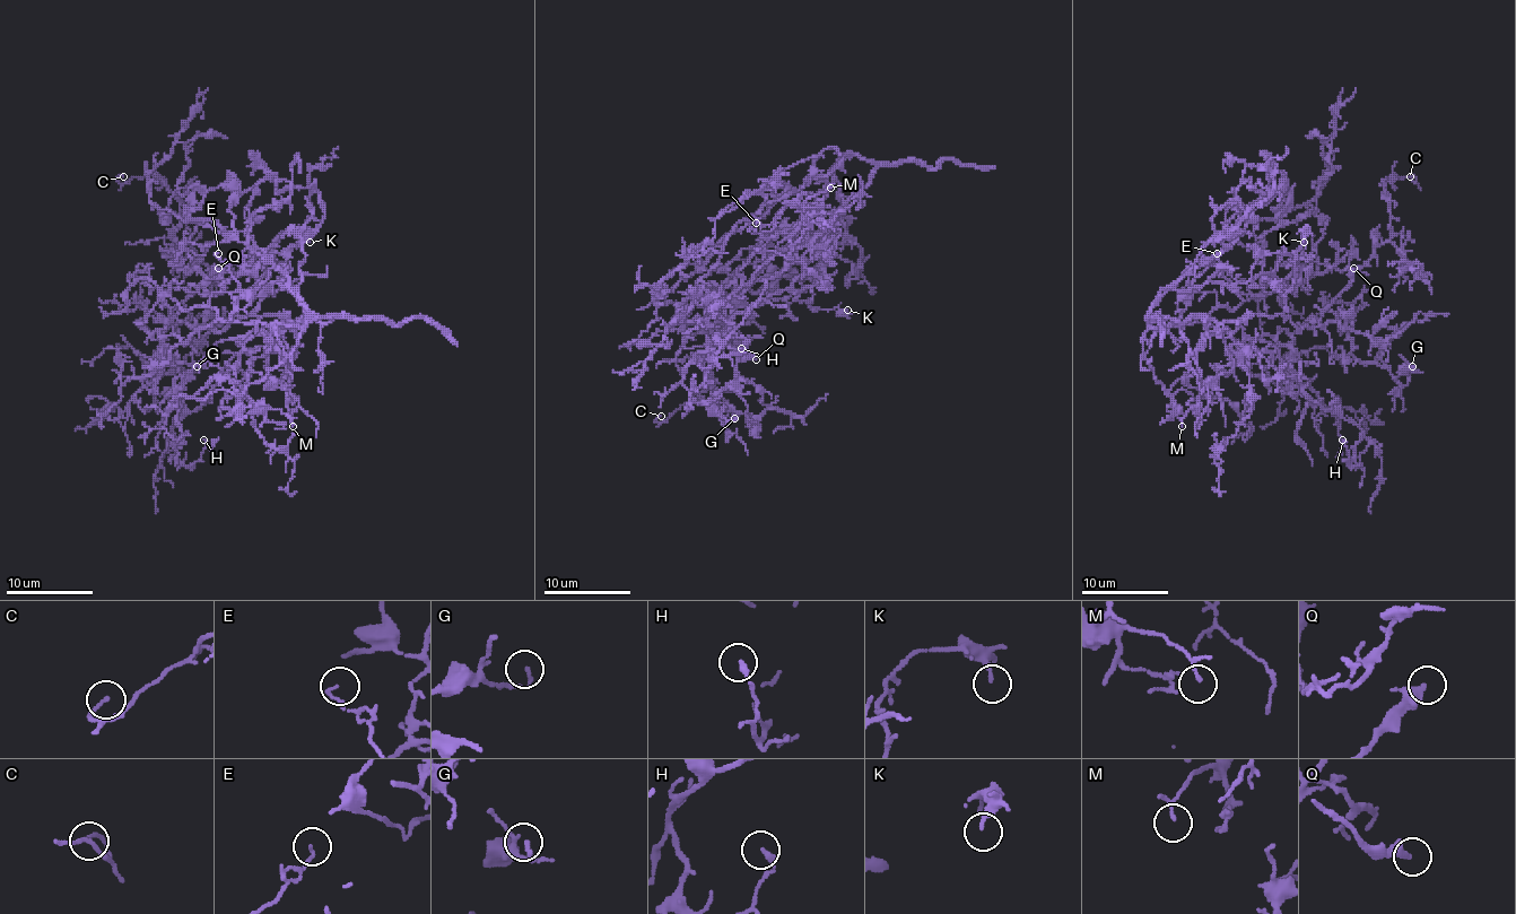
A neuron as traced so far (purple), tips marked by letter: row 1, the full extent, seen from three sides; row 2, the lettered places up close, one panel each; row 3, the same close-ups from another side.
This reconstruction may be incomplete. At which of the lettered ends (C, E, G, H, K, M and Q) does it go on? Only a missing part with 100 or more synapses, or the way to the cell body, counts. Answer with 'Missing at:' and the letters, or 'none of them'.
Missing at: none of them

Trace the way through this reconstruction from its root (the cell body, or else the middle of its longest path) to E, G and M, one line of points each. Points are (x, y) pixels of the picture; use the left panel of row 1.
E: (305, 305), (307, 322), (303, 327), (225, 322), (210, 305), (210, 296), (236, 292), (238, 284), (218, 253)
G: (305, 305), (338, 315), (249, 314), (220, 331), (175, 322), (145, 364), (156, 376), (197, 366)
M: (305, 305), (338, 315), (327, 322), (307, 315), (258, 333), (236, 368), (246, 394), (279, 409), (293, 426)

